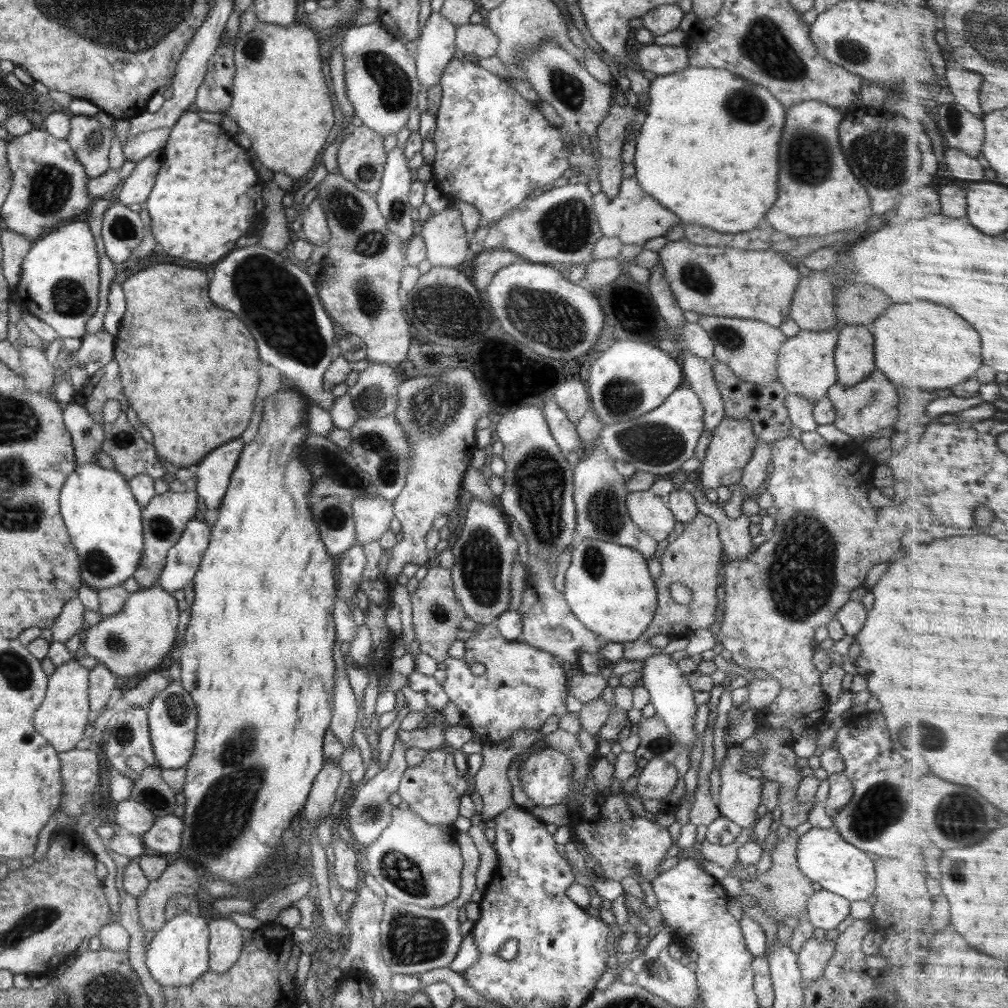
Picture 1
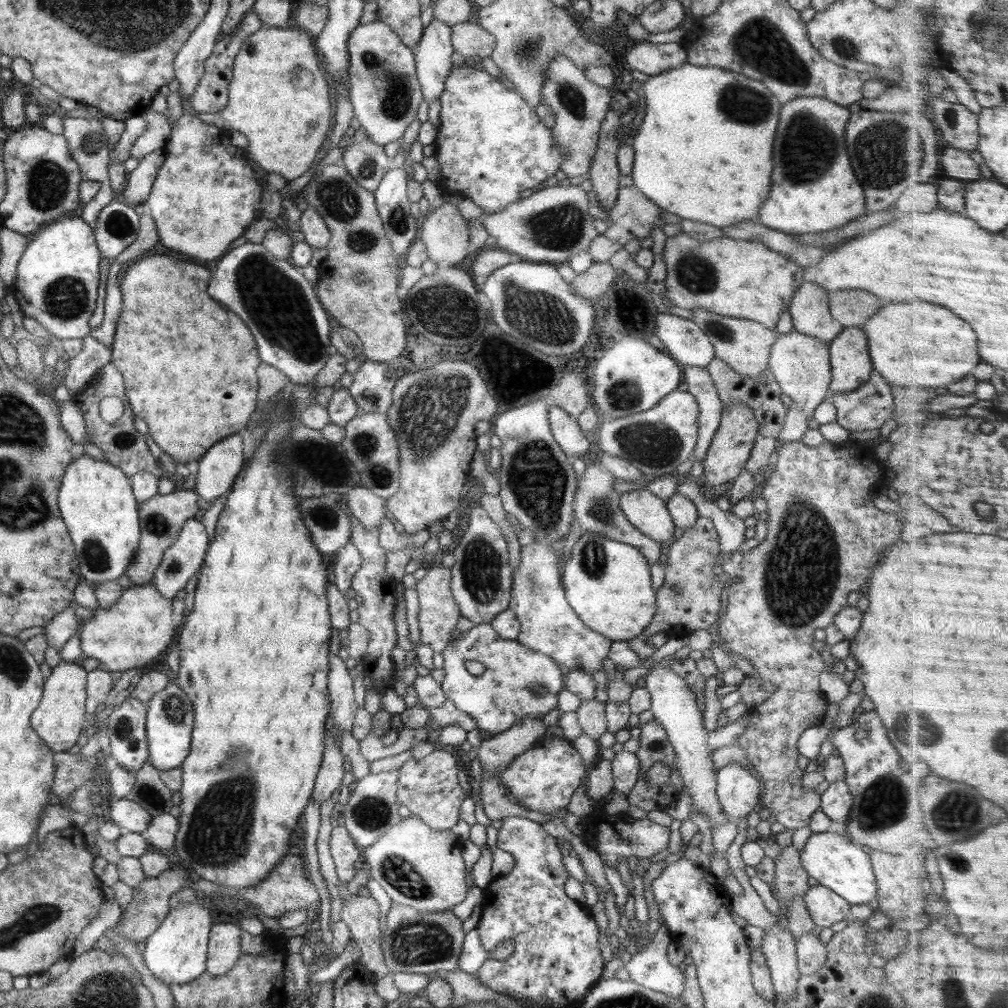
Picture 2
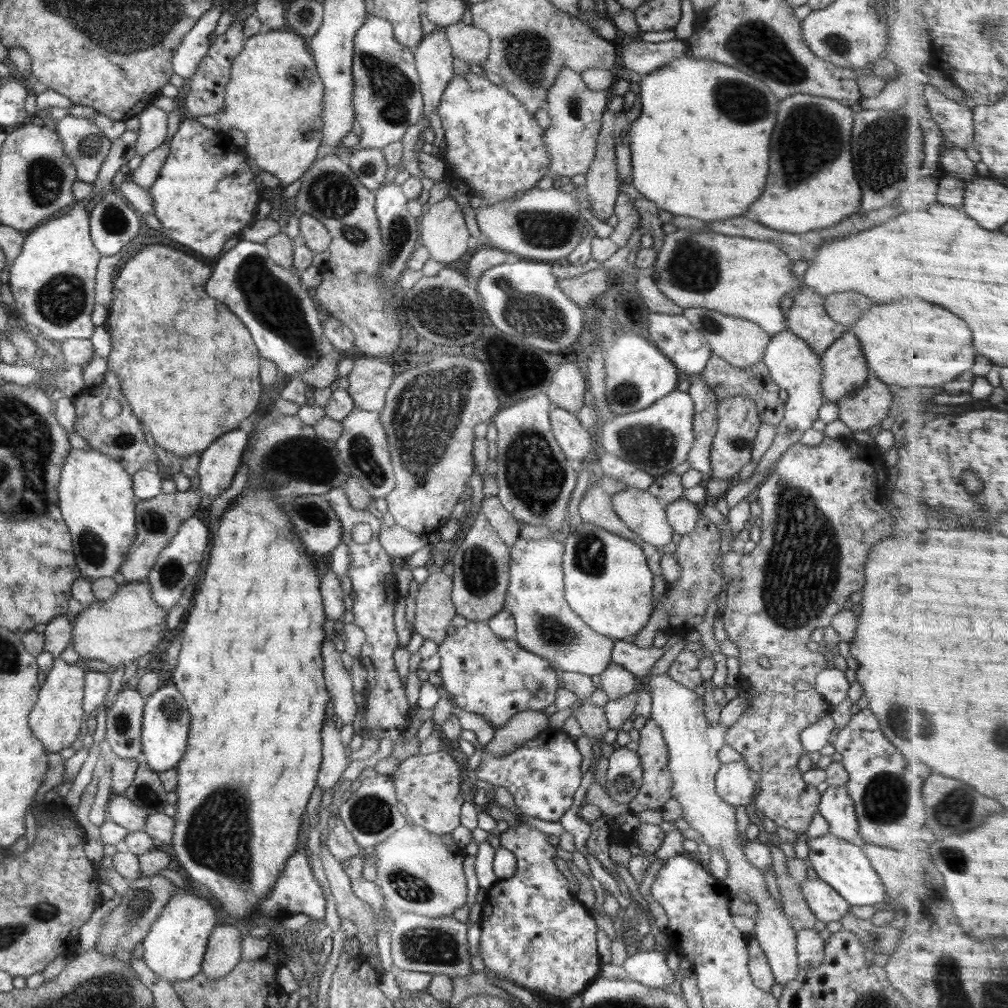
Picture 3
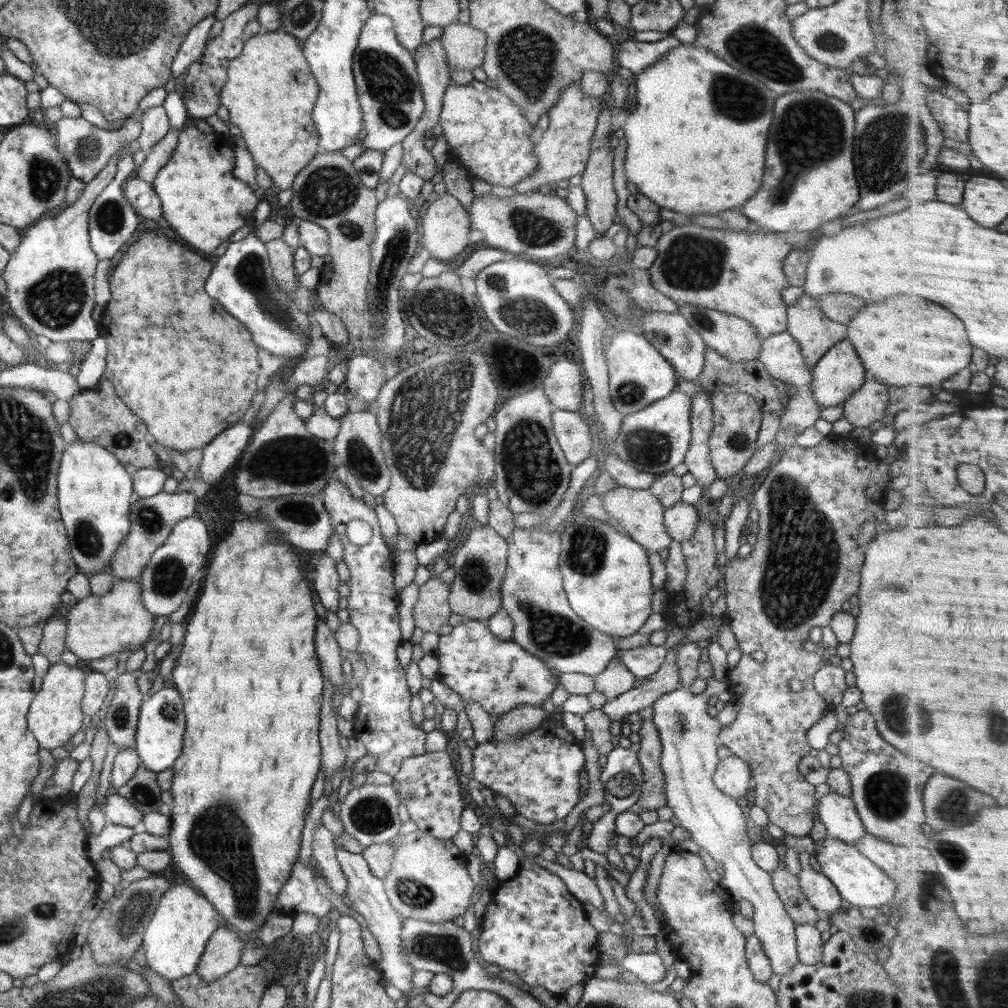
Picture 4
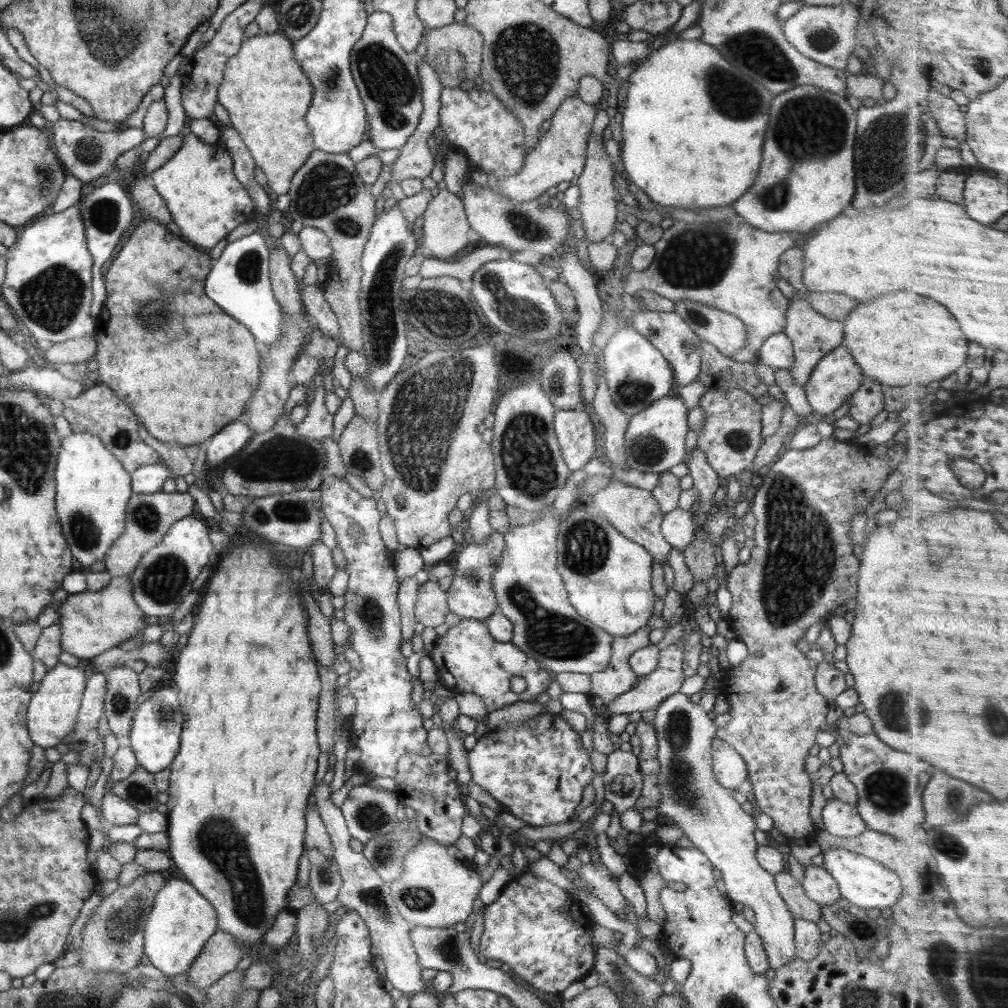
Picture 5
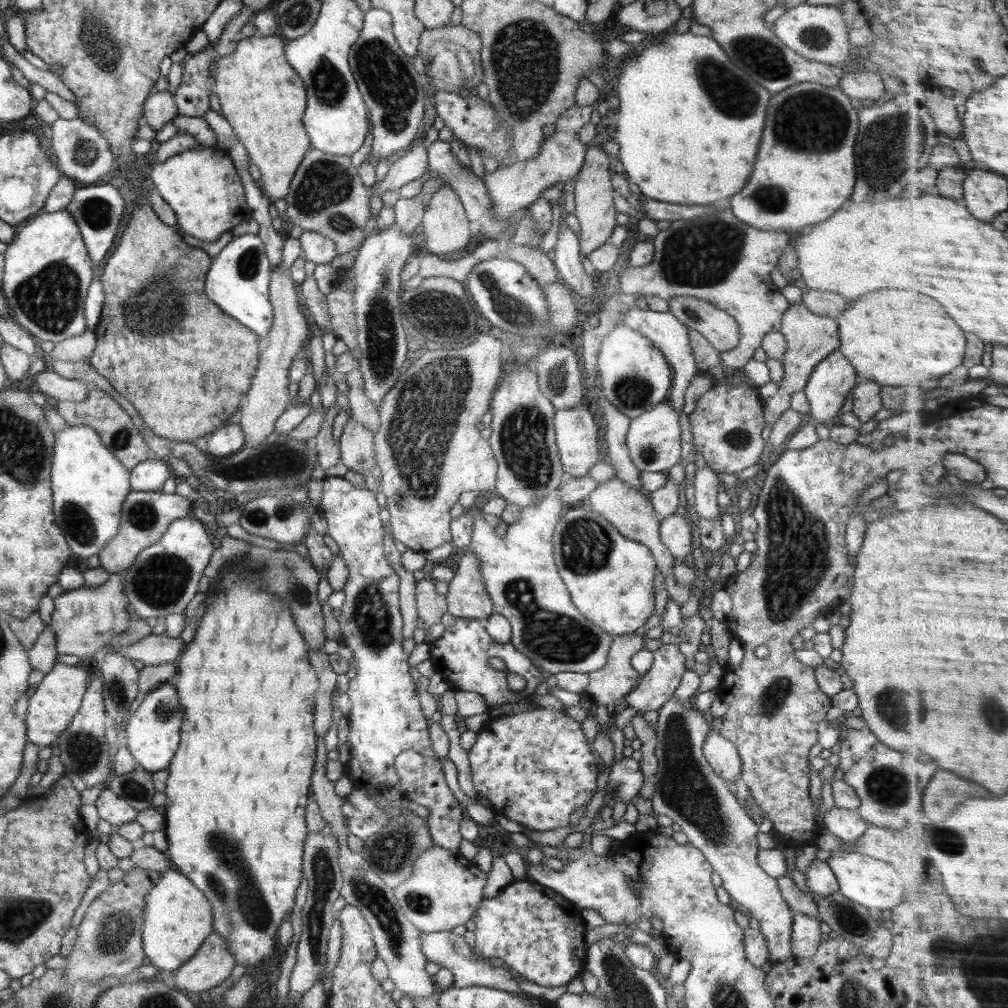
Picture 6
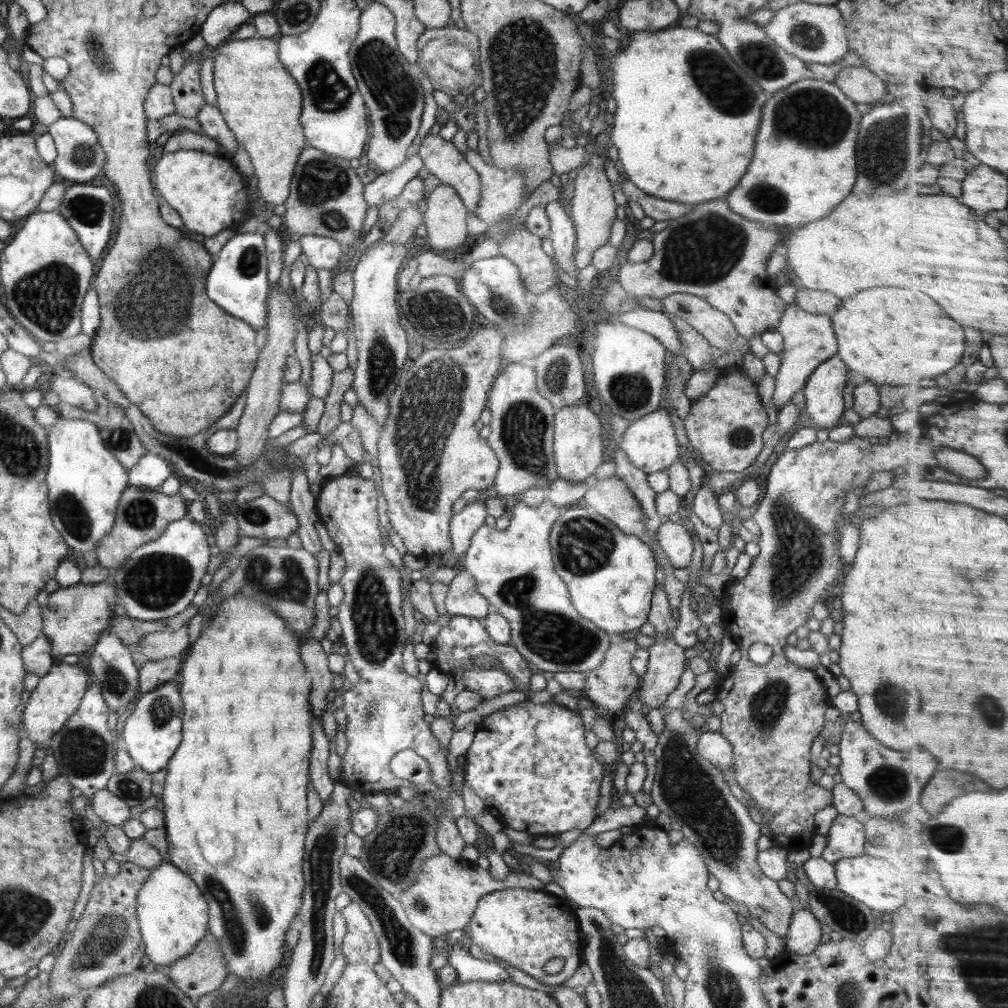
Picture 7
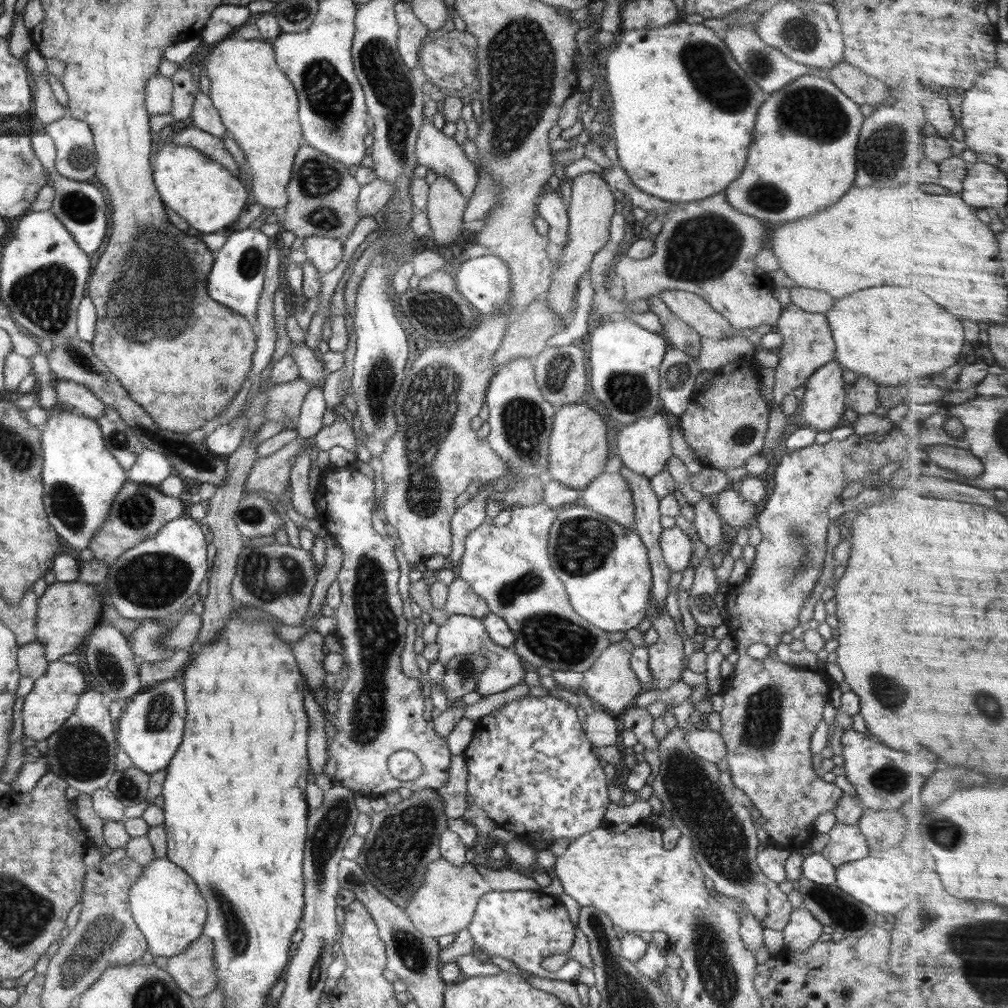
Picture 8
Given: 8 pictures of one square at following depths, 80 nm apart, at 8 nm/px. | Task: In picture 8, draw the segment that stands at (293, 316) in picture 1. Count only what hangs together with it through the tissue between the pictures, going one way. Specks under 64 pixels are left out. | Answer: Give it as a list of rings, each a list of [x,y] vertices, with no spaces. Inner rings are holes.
[[[248,227],[234,231],[224,245],[214,253],[214,262],[208,274],[208,294],[220,304],[244,316],[253,327],[257,321],[257,306],[263,289],[267,252],[272,238],[258,228]]]

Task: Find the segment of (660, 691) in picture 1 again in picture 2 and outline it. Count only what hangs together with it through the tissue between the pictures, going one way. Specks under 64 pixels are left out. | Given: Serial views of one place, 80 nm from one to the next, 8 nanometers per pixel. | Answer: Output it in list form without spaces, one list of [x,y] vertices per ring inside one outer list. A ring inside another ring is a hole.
[[[661,662],[651,666],[641,683],[651,694],[653,718],[664,727],[665,733],[676,751],[677,773],[679,780],[683,782],[682,790],[686,791],[693,801],[690,812],[704,813],[710,822],[710,831],[713,833],[718,826],[731,820],[728,814],[724,813],[716,795],[717,784],[712,753],[722,746],[735,748],[738,745],[738,737],[748,727],[750,716],[745,713],[736,721],[728,722],[723,727],[717,726],[714,730],[707,730],[703,723],[703,713],[696,705],[696,696],[691,688],[680,675],[677,675],[670,667],[662,665]]]

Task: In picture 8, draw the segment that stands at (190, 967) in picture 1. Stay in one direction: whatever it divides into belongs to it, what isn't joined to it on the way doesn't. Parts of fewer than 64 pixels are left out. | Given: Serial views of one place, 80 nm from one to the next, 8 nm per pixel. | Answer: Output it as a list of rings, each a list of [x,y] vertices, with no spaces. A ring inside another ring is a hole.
[[[156,858],[144,867],[129,888],[130,910],[152,956],[182,954],[198,937],[207,919],[207,902],[195,880],[168,858]]]

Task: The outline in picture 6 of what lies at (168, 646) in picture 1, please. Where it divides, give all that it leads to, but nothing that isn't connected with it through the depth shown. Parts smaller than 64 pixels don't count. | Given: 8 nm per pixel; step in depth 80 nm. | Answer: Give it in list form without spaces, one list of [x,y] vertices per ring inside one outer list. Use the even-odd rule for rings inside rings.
[[[114,573],[102,586],[88,588],[82,585],[76,590],[64,591],[54,599],[55,609],[48,628],[54,631],[57,654],[72,654],[79,659],[95,657],[112,643],[112,638],[122,634],[135,620],[124,591],[123,578]]]

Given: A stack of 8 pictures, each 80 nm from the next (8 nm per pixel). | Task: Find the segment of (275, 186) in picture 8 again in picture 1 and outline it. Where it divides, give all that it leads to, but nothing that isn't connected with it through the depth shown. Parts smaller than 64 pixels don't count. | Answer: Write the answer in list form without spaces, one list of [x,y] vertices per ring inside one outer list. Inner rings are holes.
[[[261,23],[252,31],[240,34],[233,42],[233,59],[235,62],[235,75],[234,75],[234,88],[231,91],[233,94],[231,105],[226,111],[222,113],[209,113],[204,111],[196,111],[196,114],[202,118],[202,120],[207,122],[212,122],[214,124],[221,124],[221,122],[226,117],[230,117],[238,126],[244,134],[248,134],[248,138],[252,140],[252,148],[256,150],[256,156],[258,160],[264,164],[264,166],[271,170],[273,173],[284,172],[293,179],[299,181],[300,183],[305,180],[306,177],[311,175],[312,170],[318,165],[318,160],[321,156],[322,148],[330,136],[330,130],[334,126],[334,108],[332,107],[331,93],[328,89],[328,84],[326,83],[326,78],[324,77],[324,72],[322,72],[322,59],[320,59],[320,50],[318,46],[318,39],[316,39],[315,32],[312,28],[308,27],[305,23],[292,25],[290,28],[280,25],[273,25],[268,23]]]

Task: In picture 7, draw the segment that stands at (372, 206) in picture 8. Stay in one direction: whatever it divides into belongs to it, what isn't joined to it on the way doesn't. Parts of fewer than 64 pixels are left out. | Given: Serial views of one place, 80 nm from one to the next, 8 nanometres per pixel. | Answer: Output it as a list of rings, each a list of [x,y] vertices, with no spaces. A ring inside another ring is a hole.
[[[412,151],[408,158],[396,169],[389,173],[378,175],[370,184],[363,188],[364,200],[367,206],[382,206],[390,199],[398,198],[403,188],[424,167],[423,160],[416,151]]]

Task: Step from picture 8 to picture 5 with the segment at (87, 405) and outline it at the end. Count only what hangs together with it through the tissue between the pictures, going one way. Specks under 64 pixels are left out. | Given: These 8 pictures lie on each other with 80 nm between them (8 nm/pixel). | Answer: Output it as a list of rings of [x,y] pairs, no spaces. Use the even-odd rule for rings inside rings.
[[[31,363],[24,367],[24,370],[19,371],[6,373],[9,388],[22,389],[26,386],[38,392],[39,395],[63,401],[78,396],[86,389],[80,382],[69,380],[48,366],[38,367]]]

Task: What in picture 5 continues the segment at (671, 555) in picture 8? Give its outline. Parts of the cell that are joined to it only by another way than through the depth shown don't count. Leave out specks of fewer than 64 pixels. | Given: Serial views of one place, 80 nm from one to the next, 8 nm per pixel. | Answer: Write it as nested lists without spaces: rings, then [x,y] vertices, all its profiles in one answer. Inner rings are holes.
[[[676,507],[672,512],[663,515],[661,531],[672,548],[683,550],[690,545],[695,537],[695,524],[690,510]]]

